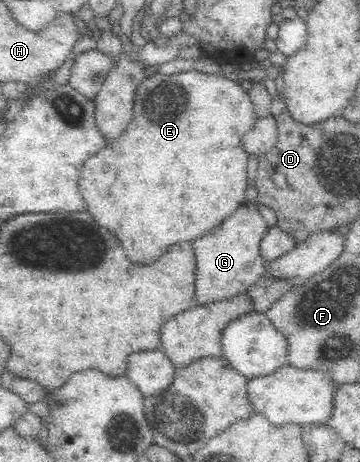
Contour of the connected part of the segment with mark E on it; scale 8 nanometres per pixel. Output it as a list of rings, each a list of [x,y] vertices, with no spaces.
[[[207,64],[176,74],[160,71],[138,88],[134,120],[126,132],[86,160],[80,192],[88,210],[100,224],[120,236],[134,262],[150,264],[176,242],[193,241],[246,201],[249,154],[242,140],[258,119],[248,91]]]

